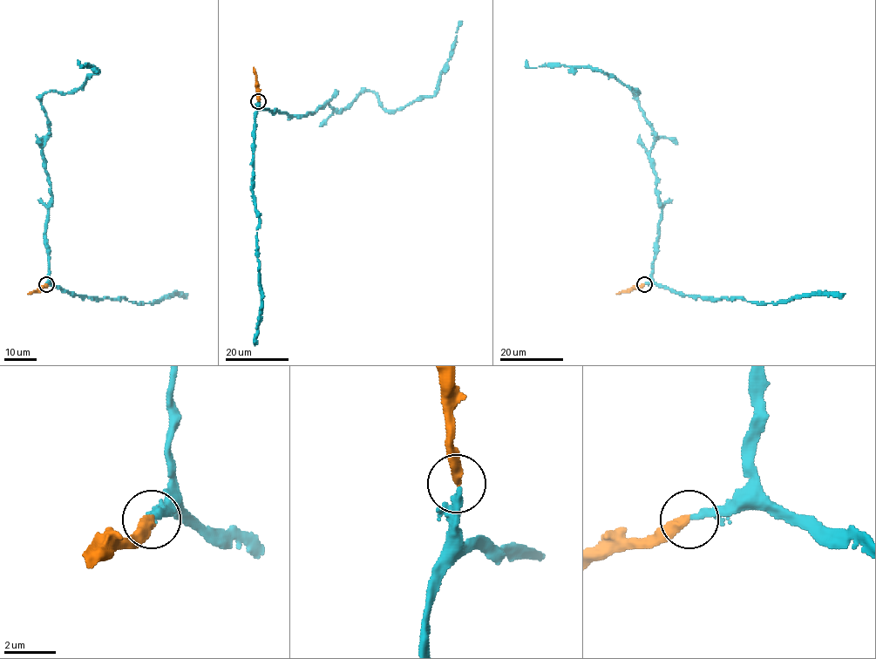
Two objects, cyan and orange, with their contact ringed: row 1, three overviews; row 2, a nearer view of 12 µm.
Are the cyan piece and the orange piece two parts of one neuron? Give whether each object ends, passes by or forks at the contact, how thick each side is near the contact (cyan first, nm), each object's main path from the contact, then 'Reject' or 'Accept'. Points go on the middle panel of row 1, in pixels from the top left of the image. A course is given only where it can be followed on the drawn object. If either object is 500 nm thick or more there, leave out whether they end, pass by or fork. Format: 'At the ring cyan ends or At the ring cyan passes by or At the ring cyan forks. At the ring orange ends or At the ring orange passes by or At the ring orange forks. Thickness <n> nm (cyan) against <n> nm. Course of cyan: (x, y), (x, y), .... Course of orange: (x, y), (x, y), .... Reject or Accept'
At the ring cyan ends. At the ring orange ends. Thickness 280 nm (cyan) against 400 nm. Course of cyan: (259, 101), (300, 116), (325, 103), (344, 110), (369, 91), (400, 109), (435, 94), (461, 21). Course of orange: (258, 101), (254, 68). Accept

